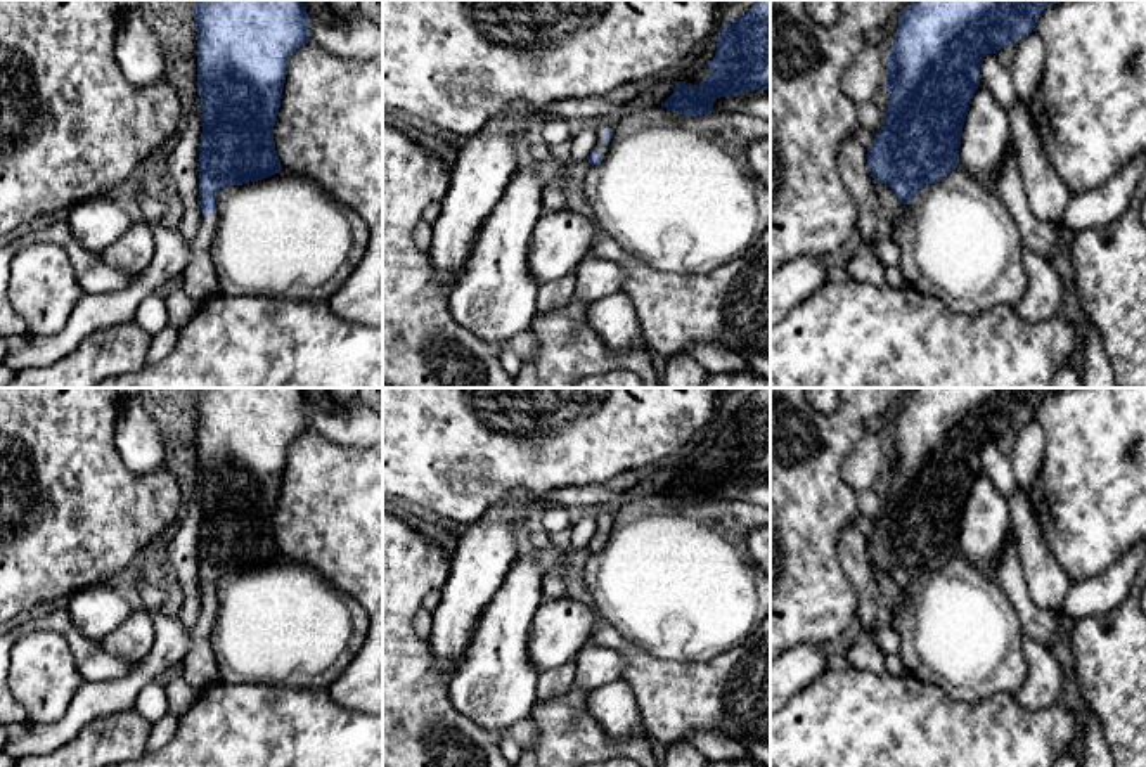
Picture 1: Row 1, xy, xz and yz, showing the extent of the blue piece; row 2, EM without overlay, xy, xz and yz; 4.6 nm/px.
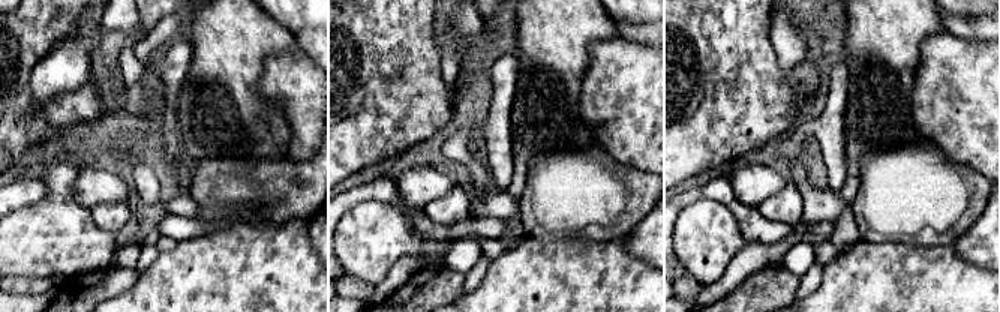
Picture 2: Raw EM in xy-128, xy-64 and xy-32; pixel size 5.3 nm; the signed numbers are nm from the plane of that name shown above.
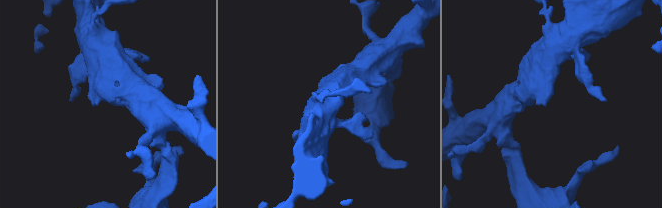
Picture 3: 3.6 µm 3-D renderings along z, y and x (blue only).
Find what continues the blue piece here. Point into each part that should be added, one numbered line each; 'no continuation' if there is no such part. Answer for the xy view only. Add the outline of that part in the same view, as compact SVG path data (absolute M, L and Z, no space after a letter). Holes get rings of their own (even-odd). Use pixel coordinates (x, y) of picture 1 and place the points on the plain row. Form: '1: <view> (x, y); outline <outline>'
1: xy (201, 669); outline M218 601L203 604L197 623L189 628L190 648L182 661L182 675L197 693L220 680L220 667L209 641L216 613Z

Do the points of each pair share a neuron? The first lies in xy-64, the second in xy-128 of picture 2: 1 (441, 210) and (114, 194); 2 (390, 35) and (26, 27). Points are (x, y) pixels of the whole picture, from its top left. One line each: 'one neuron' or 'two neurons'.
1: two neurons
2: one neuron

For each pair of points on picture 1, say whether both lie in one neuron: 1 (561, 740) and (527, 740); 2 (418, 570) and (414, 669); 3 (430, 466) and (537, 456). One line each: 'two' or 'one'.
1: two
2: one
3: one

